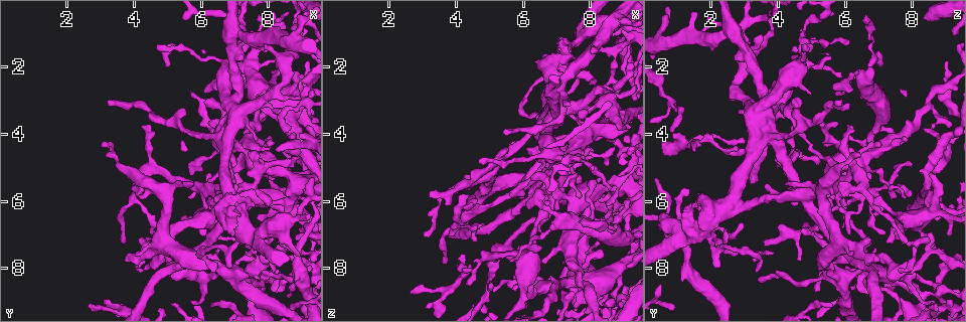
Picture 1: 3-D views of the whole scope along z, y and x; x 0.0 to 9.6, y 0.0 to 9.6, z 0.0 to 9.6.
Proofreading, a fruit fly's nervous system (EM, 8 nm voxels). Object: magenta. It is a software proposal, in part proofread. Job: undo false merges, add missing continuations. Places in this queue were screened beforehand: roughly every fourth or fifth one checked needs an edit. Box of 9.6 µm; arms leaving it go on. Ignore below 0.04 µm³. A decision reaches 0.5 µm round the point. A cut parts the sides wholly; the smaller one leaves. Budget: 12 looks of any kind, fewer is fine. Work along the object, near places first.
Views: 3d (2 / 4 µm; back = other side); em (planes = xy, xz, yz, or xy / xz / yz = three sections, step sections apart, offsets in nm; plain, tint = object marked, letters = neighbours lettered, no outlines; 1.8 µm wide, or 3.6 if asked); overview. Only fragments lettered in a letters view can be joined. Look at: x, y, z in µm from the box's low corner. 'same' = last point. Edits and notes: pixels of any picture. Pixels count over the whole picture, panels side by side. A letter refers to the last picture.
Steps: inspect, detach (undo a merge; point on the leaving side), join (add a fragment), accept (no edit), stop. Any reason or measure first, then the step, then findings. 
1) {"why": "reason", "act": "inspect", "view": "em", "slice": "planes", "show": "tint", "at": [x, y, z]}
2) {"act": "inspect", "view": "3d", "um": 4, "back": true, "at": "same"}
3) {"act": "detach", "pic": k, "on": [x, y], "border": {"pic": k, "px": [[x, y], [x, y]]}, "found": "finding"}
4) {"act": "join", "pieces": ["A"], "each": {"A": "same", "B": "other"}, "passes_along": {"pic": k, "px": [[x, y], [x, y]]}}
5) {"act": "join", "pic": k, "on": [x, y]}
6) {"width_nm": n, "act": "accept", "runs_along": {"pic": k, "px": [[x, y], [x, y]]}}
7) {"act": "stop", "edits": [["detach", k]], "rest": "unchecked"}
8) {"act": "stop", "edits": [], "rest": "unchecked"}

{"act": "inspect", "view": "3d", "um": 2, "at": [6.85, 6.30, 2.40]}

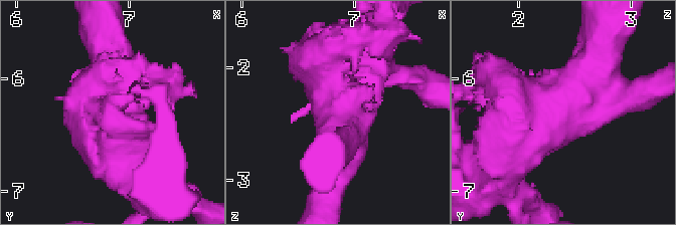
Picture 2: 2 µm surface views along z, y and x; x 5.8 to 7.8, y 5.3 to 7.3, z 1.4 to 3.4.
{"act": "inspect", "view": "em", "slice": "planes", "show": "letters", "at": [6.90, 6.32, 2.32]}

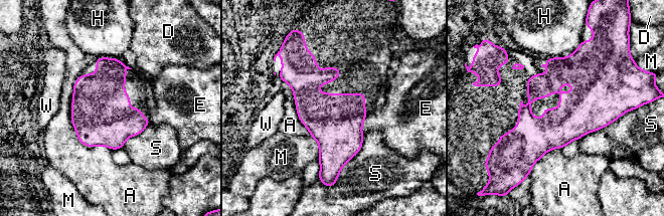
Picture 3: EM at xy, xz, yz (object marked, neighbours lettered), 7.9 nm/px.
{"width_nm": 340, "act": "accept", "each": {"A": "other", "D": "other", "E": "other", "H": "other", "M": "other", "S": "other", "W": "other"}, "border": {"pic": 3, "px": [[82, 73], [71, 125], [111, 150]]}, "found": "one cell here"}

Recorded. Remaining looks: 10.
{"why": "thick turns thin", "act": "inspect", "view": "3d", "um": 4, "at": [6.95, 3.15, 3.65]}

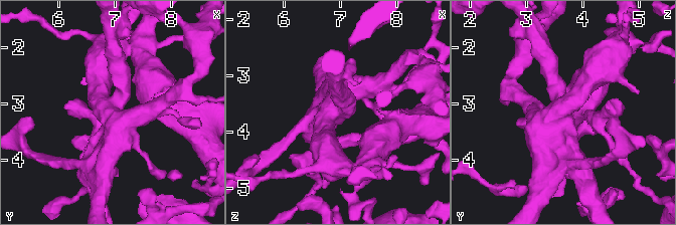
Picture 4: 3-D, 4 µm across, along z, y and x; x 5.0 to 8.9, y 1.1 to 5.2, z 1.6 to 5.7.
{"why": "now the EM", "act": "inspect", "view": "em", "slice": "planes", "show": "tint", "at": [6.90, 3.15, 3.60]}

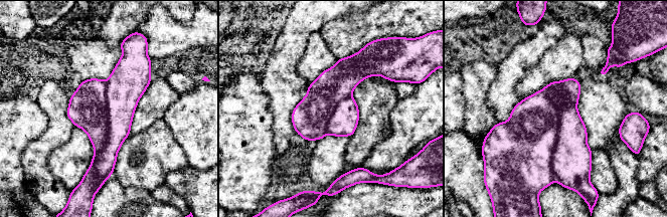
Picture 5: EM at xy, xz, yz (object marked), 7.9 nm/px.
{"act": "inspect", "view": "em", "slice": "planes", "show": "letters", "at": "same"}

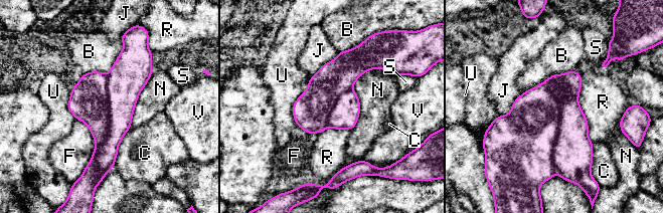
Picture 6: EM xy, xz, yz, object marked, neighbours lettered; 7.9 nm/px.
{"act": "detach", "pic": 6, "on": [572, 156], "each": {"B": "other", "C": "other", "F": "other", "J": "other", "N": "other", "R": "other", "S": "other", "U": "other", "V": "other"}, "border": {"pic": 6, "px": [[570, 93], [559, 100], [556, 172]]}, "found": "two cells meet here"}

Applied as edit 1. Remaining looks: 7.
{"why": "thick turns thin", "act": "inspect", "view": "3d", "um": 2, "at": [6.75, 2.15, 6.30]}

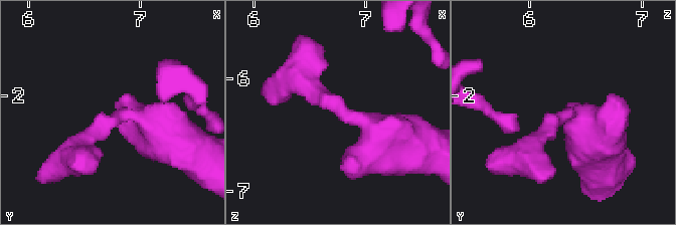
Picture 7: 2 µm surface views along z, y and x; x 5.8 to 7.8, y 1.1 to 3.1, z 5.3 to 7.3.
{"why": "need the tissue", "act": "inspect", "view": "em", "um": 3.6, "slice": "xz", "step": 16, "show": "letters", "at": [6.80, 2.18, 6.30]}

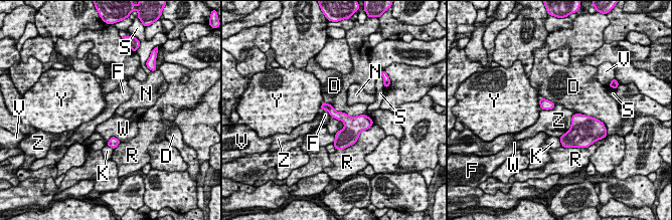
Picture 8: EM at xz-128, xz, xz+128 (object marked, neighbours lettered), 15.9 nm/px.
{"width_nm": 140, "longest_contact_nm": ["D", 550], "act": "accept", "each": {"D": "other", "F": "other", "K": "other", "N": "other", "R": "other", "S": "other", "V": "other", "W": "other", "Y": "other", "Z": "other"}, "found": "continuous, no second cell"}

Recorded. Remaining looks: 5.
{"why": "an open end", "act": "inspect", "view": "3d", "um": 4, "back": true, "at": [4.35, 7.15, 8.45]}

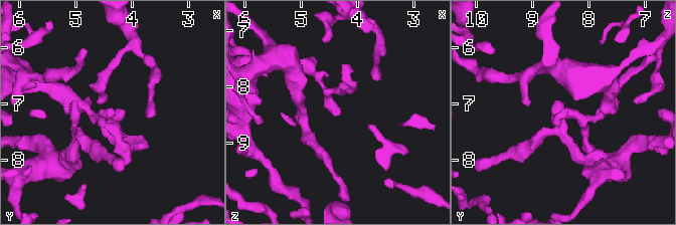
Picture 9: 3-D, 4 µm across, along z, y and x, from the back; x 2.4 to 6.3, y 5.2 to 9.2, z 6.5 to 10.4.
{"why": "need the tissue", "act": "inspect", "view": "em", "slice": "yz", "step": 4, "show": "letters", "at": [4.40, 7.10, 8.50]}

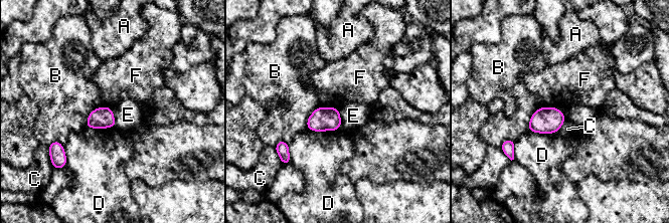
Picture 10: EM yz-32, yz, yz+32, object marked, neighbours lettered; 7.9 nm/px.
{"act": "inspect", "view": "em", "slice": "planes", "show": "letters", "at": "same"}

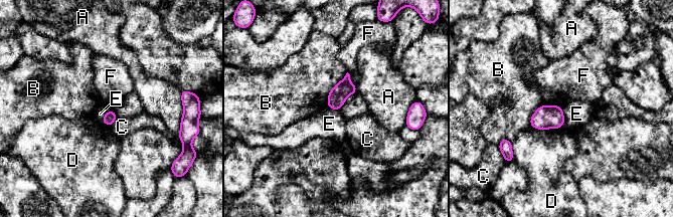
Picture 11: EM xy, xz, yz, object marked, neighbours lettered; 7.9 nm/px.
{"act": "accept", "each": {"A": "other", "B": "other", "C": "other", "D": "other", "E": "other", "F": "other"}, "border": {"pic": 11, "px": [[560, 105], [564, 124]]}, "found": "no lettered fragment goes on from it"}

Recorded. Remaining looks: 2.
{"why": "an open end", "act": "inspect", "view": "em", "slice": "planes", "show": "tint", "at": [3.75, 7.70, 6.90]}

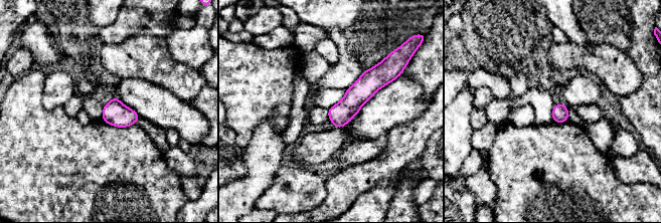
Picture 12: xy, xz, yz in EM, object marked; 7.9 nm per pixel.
{"why": "what lies round it", "act": "inspect", "view": "em", "slice": "planes", "show": "letters", "at": "same"}

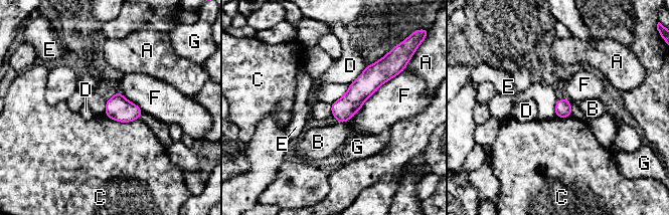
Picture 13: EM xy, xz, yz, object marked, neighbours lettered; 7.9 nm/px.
{"width_nm": 130, "act": "accept", "each": {"A": "other", "B": "other", "C": "other", "D": "other", "E": "other", "F": "other", "G": "other"}, "border": {"pic": 13, "px": [[104, 115], [122, 122], [138, 119]]}, "found": "none of them fits"}

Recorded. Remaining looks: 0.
{"act": "stop", "edits": [["detach", 6]], "rest": "unchecked"}

